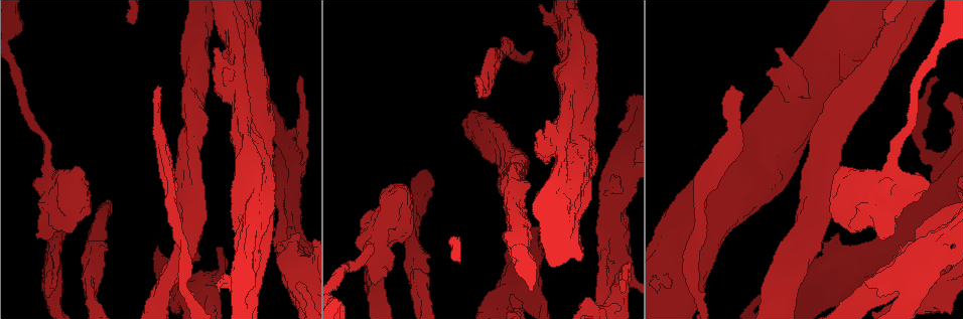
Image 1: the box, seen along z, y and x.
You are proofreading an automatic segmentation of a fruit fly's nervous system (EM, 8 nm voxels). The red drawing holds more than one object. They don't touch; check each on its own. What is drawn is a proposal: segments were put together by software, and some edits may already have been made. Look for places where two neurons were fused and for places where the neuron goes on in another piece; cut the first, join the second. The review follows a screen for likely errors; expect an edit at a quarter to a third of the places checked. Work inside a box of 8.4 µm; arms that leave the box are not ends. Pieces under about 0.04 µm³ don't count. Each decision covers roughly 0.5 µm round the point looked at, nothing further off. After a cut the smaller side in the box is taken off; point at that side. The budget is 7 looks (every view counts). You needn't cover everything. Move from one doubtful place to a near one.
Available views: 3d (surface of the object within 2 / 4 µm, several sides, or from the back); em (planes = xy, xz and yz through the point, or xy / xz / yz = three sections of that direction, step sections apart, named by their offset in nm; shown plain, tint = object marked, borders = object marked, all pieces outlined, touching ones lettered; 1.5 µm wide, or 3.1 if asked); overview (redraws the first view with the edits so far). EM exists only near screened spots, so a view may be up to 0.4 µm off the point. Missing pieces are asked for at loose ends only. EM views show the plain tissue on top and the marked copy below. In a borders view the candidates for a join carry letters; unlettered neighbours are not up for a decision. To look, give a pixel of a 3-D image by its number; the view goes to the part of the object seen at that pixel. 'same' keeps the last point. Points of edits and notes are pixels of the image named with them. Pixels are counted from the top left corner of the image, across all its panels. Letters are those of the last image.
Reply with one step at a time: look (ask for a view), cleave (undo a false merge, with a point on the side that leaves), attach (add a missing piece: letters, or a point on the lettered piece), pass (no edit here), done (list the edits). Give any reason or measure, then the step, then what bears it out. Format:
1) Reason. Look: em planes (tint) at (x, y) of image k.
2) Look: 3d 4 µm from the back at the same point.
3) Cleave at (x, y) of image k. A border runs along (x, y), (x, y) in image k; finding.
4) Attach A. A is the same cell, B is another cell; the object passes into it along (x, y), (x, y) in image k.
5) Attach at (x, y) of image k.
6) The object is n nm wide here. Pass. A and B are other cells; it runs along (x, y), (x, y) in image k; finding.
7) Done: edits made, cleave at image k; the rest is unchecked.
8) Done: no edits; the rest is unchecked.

Free end. Look: 3d 2 µm at (161, 89) of image 1.

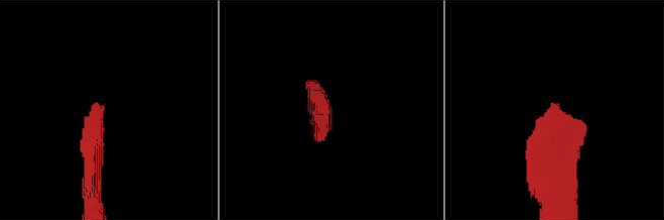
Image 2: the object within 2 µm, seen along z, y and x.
Look: em xy step 8 (tint) at (104, 105) of image 2.

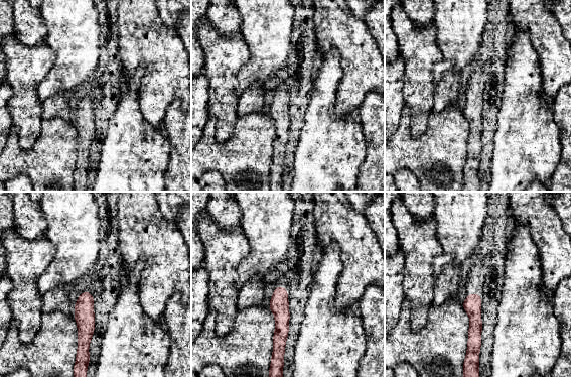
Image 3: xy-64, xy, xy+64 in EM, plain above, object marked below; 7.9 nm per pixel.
Another direction. Look: em xz step 8 (borders) at the same point.

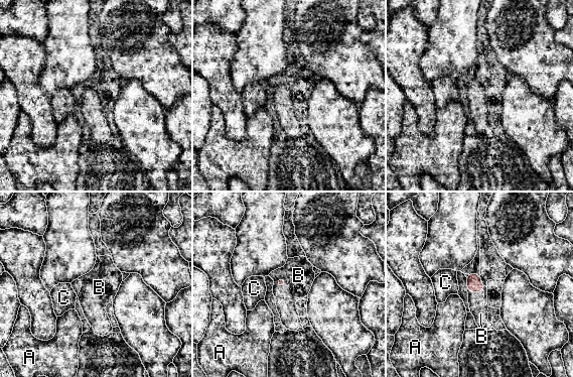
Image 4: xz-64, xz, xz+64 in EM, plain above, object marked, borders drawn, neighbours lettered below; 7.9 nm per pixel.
Attach B. B is the same cell, A and C are other cells; it goes on there.

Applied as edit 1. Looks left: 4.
Look: overview.

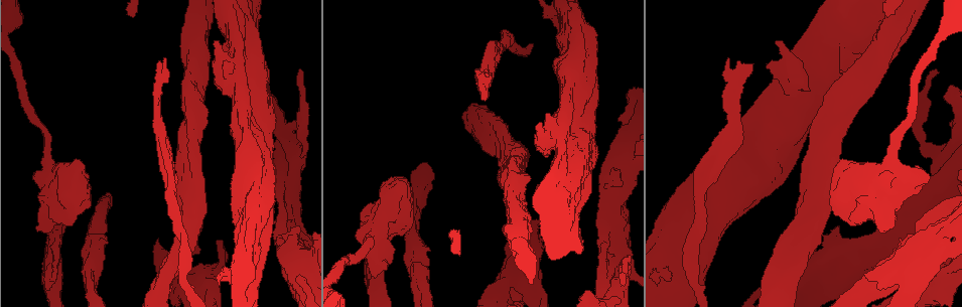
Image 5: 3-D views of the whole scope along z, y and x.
Branch stops here. Look: em 3.1 µm xz step 16 (tint) at (855, 281) of image 5.

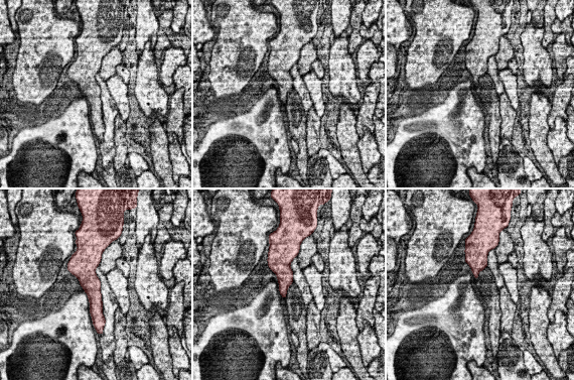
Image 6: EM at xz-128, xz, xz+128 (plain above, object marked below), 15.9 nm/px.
Cut it another way. Look: em 3.1 µm planes (tint) at the same point.

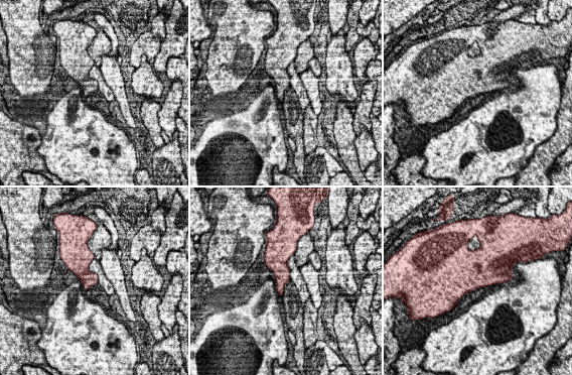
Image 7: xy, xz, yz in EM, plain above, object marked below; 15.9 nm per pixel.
Look: em 3.1 µm planes (borders) at the same point.

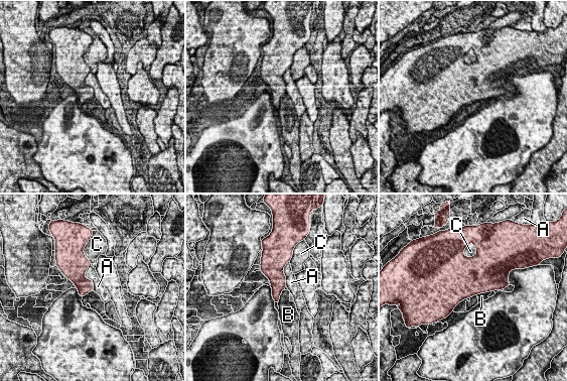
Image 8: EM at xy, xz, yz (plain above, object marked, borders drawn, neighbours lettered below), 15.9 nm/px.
The longest contact is with A, 400 nm. Pass. A, B and C are other cells; no lettered piece goes on from it.

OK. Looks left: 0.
Done: edits made, attach at image 4; the rest is unchecked.

